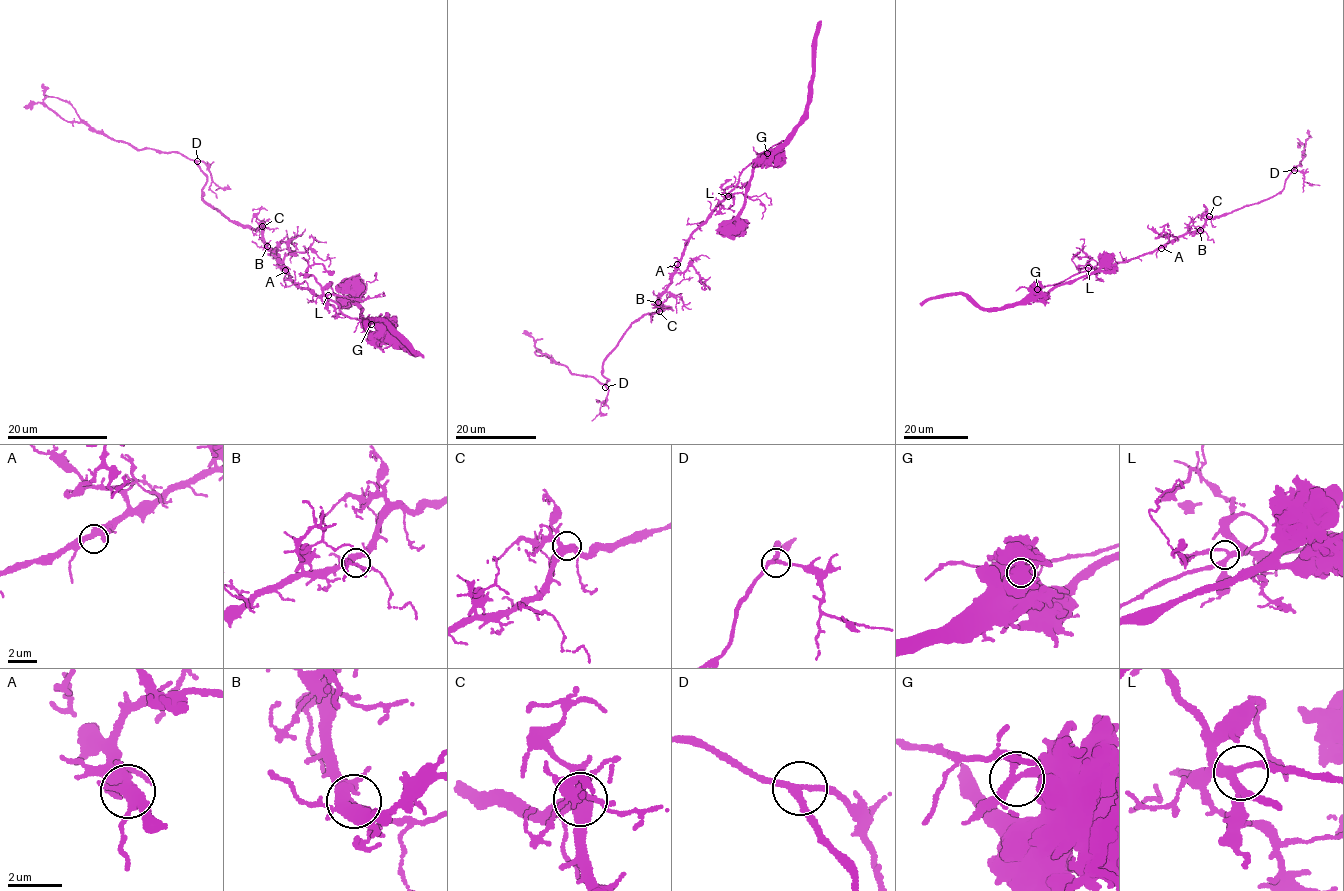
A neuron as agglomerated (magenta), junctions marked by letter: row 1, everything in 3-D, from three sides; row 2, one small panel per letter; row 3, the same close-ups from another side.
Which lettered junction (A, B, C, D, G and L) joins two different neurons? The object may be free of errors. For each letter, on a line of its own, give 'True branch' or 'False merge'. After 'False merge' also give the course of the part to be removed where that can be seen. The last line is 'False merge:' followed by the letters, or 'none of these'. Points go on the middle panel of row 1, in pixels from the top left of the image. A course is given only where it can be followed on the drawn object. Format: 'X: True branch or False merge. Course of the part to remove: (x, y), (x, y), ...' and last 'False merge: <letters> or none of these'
A: True branch
B: True branch
C: True branch
D: True branch
G: False merge. Course of the part to remove: (767, 153), (743, 168), (692, 231), (657, 311), (633, 321), (605, 358), (604, 384), (571, 375), (522, 333)
L: True branch
False merge: G

